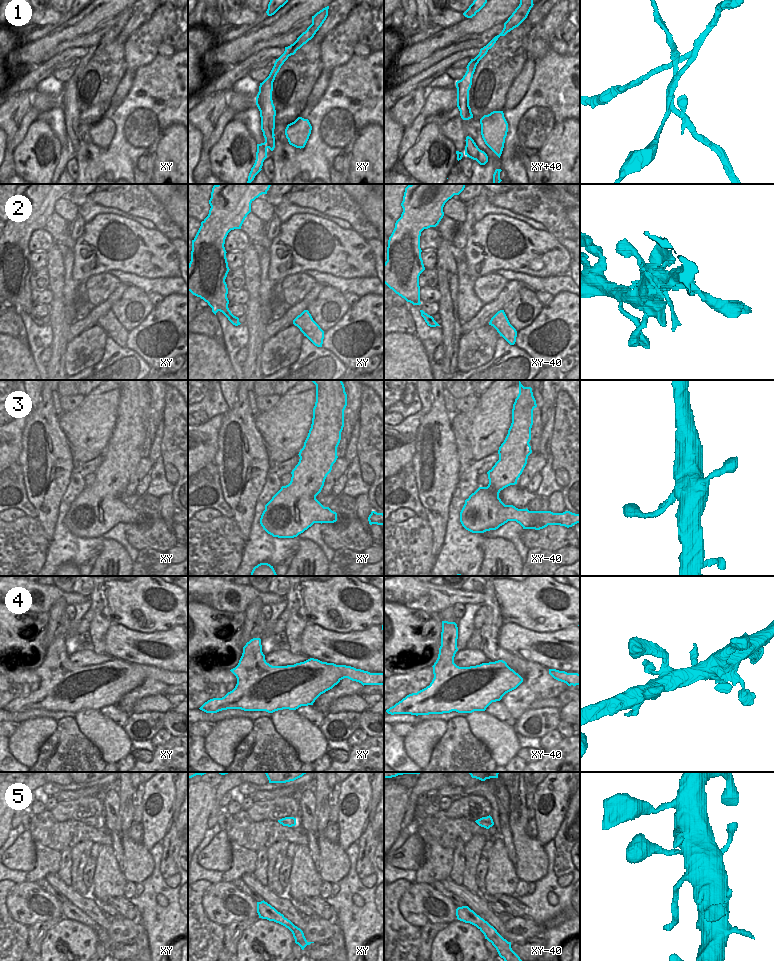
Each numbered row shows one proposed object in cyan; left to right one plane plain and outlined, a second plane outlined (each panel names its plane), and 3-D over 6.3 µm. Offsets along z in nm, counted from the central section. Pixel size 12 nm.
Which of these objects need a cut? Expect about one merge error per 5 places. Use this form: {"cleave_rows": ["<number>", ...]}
{"cleave_rows": ["1"]}

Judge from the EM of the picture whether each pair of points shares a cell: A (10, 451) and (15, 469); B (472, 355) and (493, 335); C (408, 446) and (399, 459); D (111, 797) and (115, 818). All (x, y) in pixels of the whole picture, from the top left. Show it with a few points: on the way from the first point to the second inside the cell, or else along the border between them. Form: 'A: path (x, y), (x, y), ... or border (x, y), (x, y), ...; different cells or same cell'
A: border (17, 461), (10, 464); different cells
B: path (477, 351), (488, 340); same cell
C: path (405, 449), (399, 456); same cell
D: path (111, 802), (109, 805), (111, 813); same cell

